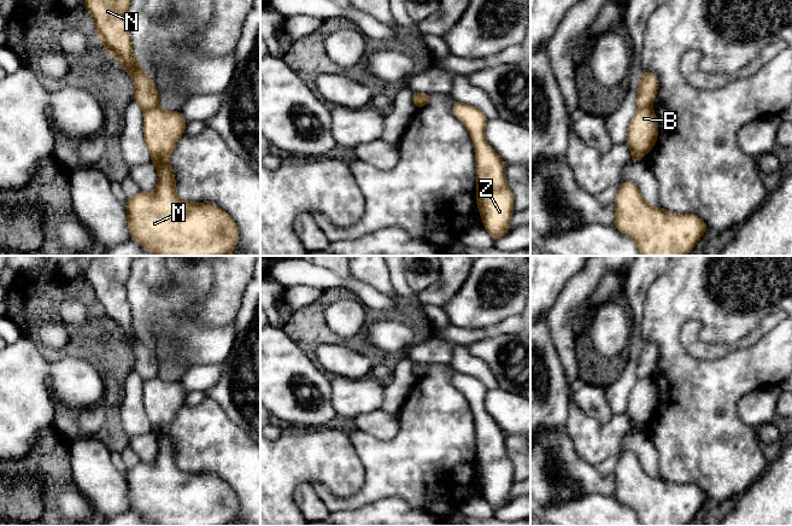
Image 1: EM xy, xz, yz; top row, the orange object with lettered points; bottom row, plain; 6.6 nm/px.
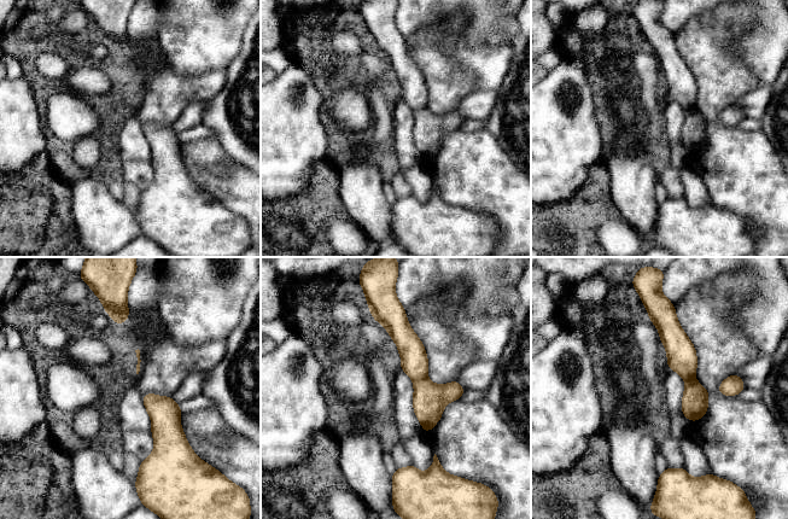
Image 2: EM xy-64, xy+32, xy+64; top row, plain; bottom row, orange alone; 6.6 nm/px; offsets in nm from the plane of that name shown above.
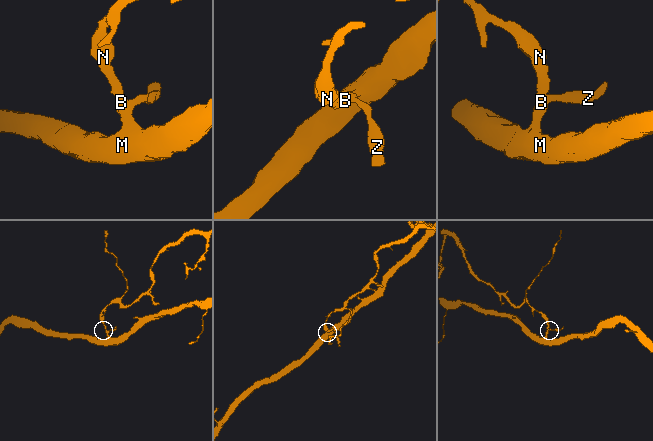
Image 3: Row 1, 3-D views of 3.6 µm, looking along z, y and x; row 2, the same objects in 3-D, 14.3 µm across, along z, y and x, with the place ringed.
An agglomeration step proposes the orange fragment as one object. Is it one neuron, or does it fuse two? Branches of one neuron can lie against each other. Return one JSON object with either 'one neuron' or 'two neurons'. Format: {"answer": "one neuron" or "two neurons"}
{"answer": "two neurons"}

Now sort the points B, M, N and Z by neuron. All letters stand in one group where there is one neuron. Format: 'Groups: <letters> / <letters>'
Groups: B M Z / N

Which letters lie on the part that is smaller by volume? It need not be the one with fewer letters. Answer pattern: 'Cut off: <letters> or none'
Cut off: N

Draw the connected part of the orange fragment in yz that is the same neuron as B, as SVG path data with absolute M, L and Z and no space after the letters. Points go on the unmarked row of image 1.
M638 379L629 394L626 410L632 421L632 433L640 433L640 428L655 416L657 405L658 391L653 380Z

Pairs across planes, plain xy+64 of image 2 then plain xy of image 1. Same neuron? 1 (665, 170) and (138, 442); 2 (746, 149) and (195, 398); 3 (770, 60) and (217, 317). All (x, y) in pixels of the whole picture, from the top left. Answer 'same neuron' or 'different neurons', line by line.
1: different neurons
2: different neurons
3: different neurons

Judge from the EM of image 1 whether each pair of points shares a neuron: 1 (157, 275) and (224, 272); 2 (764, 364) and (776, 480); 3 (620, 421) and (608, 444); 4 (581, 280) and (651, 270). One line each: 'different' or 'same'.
1: different
2: different
3: same
4: different

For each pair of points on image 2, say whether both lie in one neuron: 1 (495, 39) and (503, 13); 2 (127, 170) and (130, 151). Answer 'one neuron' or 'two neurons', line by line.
1: one neuron
2: two neurons

